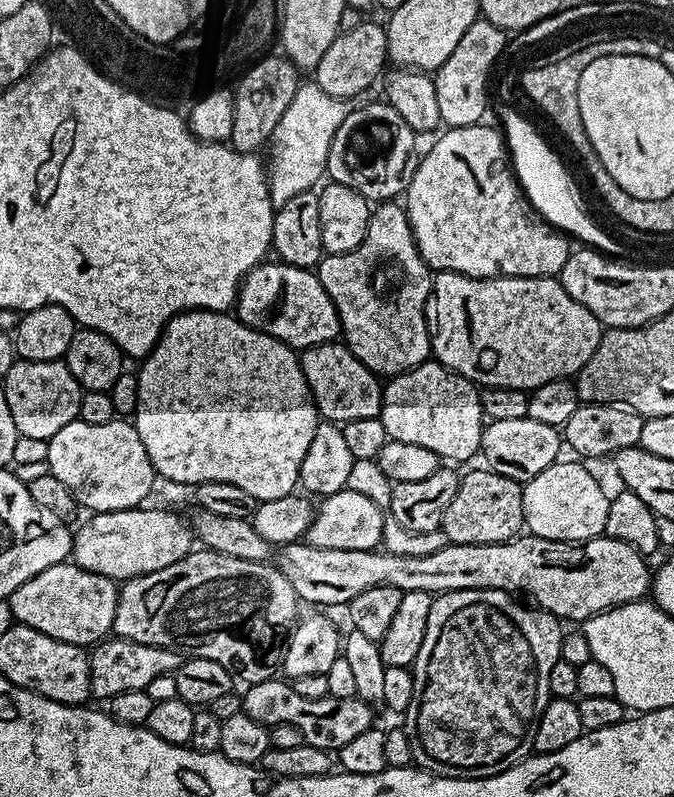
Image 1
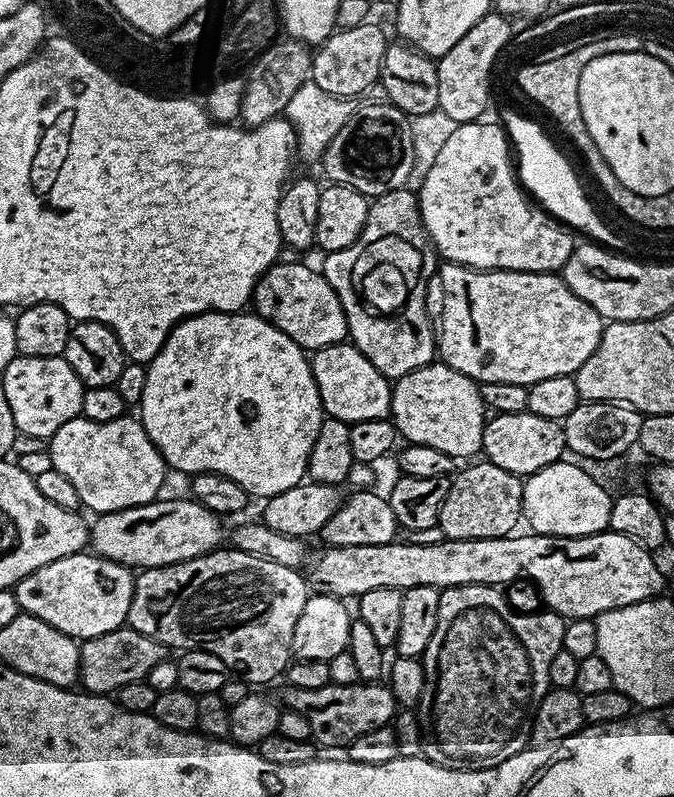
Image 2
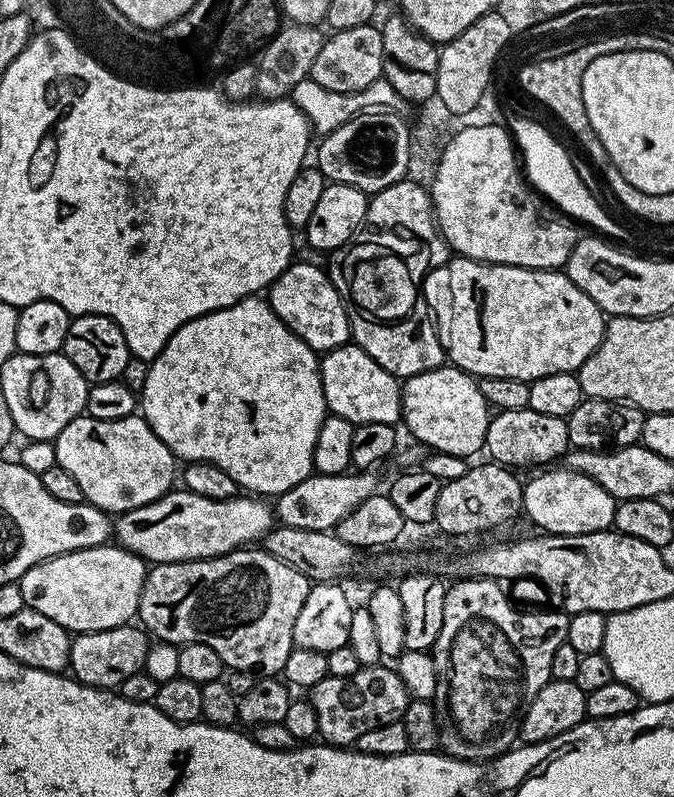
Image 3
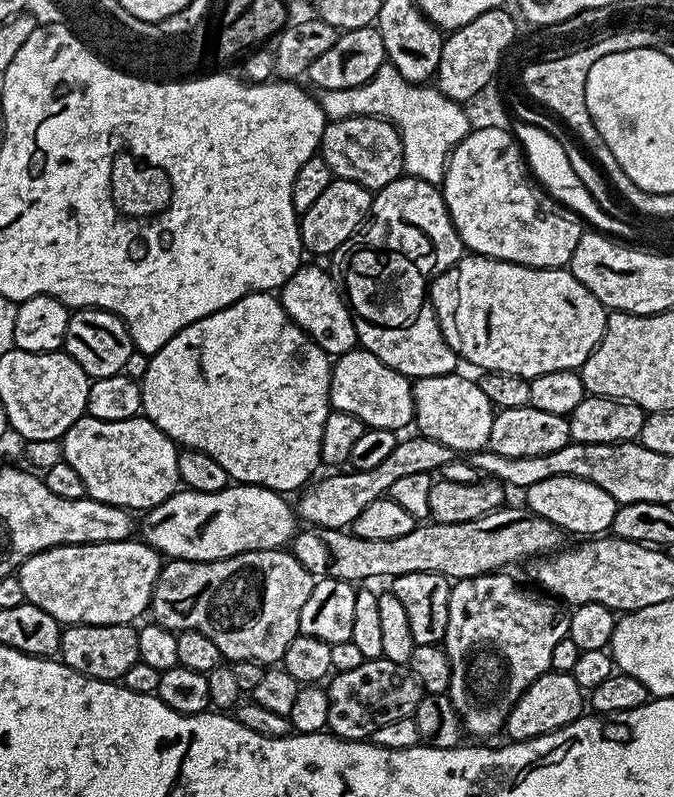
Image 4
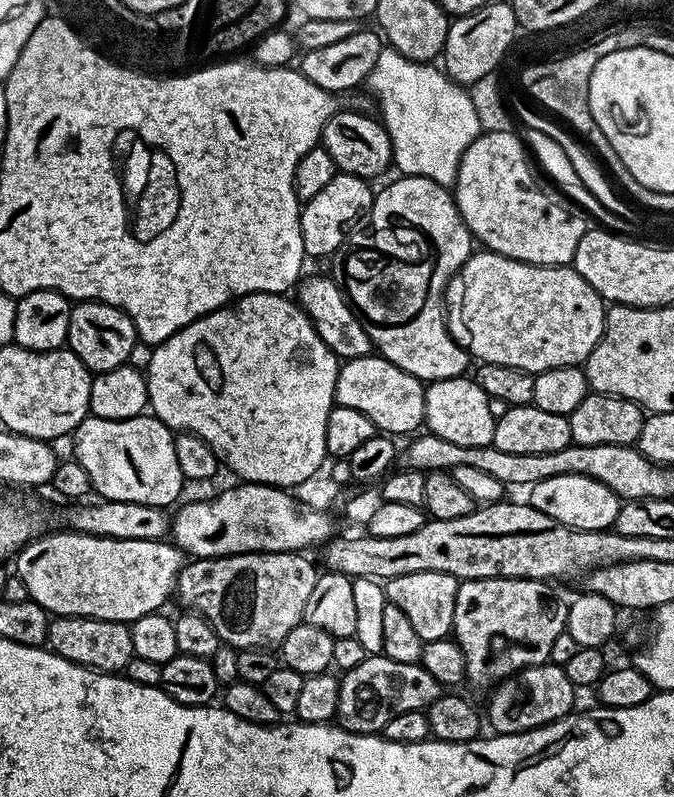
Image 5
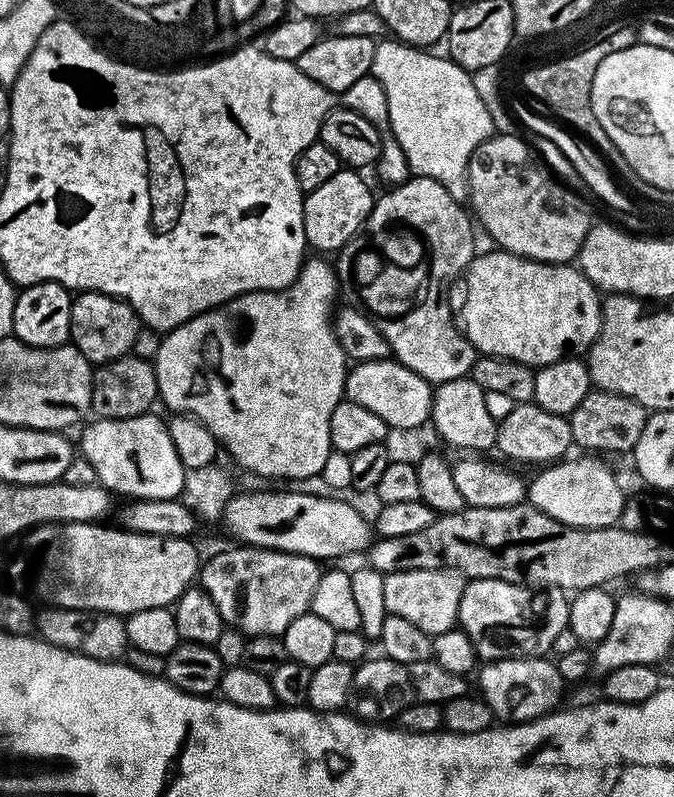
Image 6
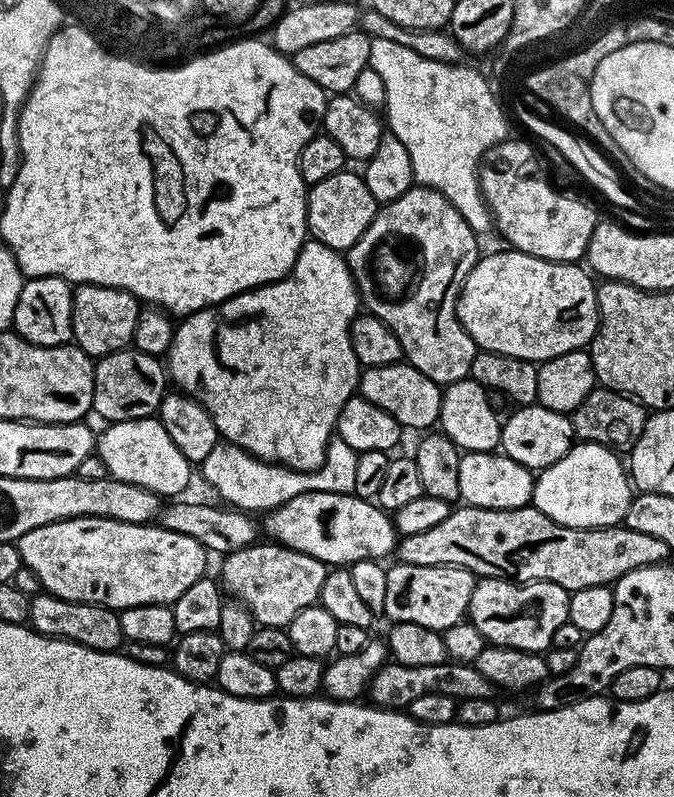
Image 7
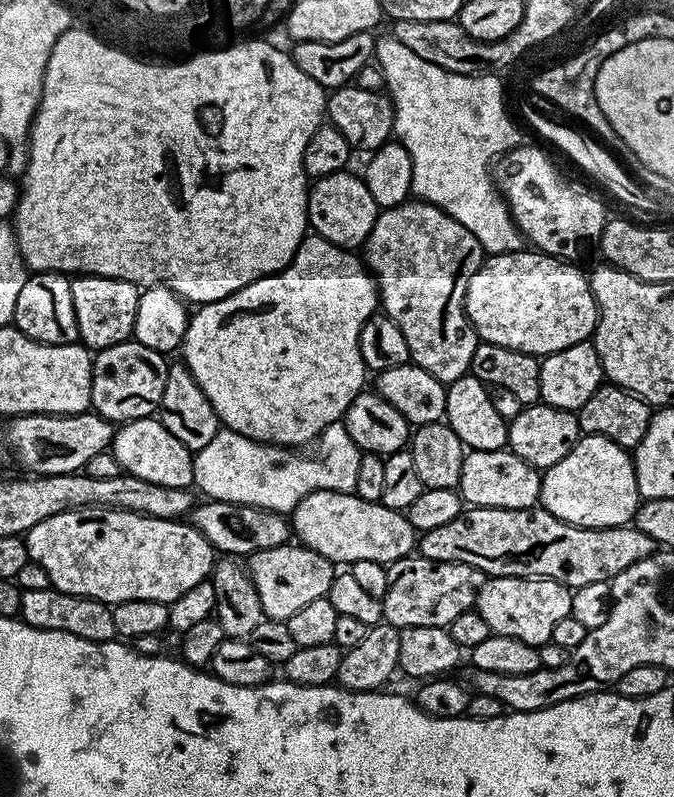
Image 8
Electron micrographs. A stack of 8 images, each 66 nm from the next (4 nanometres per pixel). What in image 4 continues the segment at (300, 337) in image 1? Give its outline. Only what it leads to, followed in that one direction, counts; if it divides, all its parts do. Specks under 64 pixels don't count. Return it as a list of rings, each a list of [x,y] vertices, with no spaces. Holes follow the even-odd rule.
[[[302,266],[296,271],[284,287],[279,289],[278,299],[286,314],[294,321],[302,331],[311,336],[329,357],[335,358],[343,352],[351,352],[357,347],[358,341],[352,313],[348,311],[348,305],[344,303],[344,297],[340,295],[340,289],[336,287],[331,275],[320,268],[308,268]]]

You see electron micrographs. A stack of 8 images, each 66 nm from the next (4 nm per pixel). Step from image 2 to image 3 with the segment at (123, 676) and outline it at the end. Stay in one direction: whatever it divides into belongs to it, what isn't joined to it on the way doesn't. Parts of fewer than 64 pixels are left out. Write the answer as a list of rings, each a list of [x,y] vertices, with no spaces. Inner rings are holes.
[[[135,623],[114,626],[110,630],[77,632],[72,636],[68,668],[80,684],[91,688],[116,690],[122,682],[126,682],[126,678],[130,678],[130,674],[144,671],[149,647],[148,633]]]

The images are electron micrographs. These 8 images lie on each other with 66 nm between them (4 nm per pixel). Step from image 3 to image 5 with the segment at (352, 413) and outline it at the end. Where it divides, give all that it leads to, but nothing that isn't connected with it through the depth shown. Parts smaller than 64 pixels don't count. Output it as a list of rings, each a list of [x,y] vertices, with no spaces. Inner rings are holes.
[[[359,356],[341,363],[335,403],[366,414],[366,418],[370,418],[370,422],[374,422],[381,433],[393,438],[404,435],[407,437],[419,429],[416,427],[424,424],[425,387],[425,381],[414,378],[414,374],[406,374],[406,370],[394,366],[394,362],[390,362],[385,356]]]

